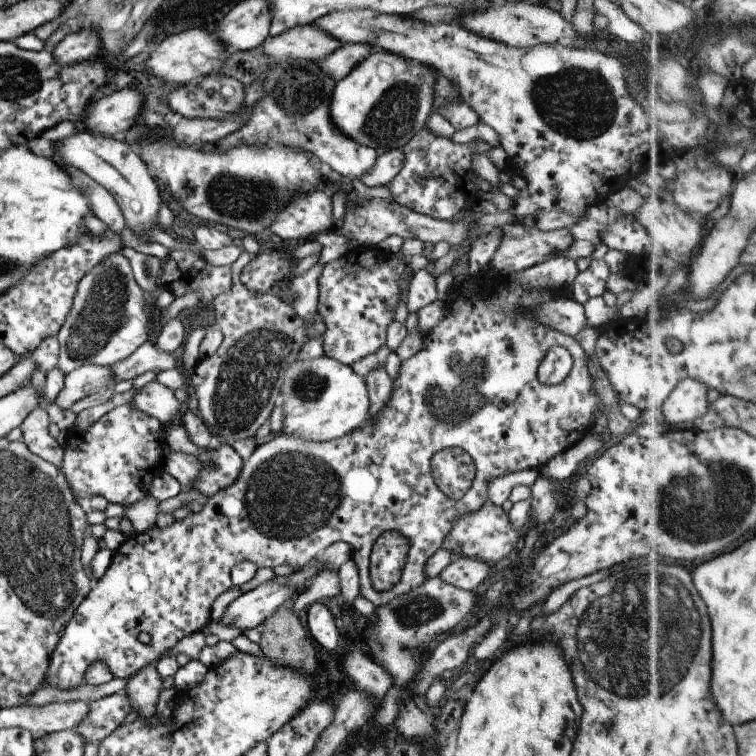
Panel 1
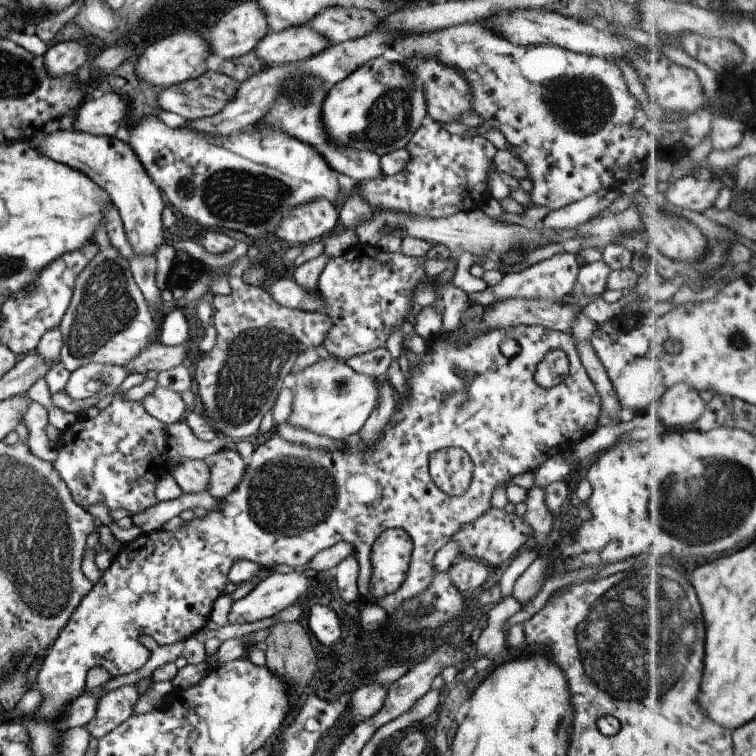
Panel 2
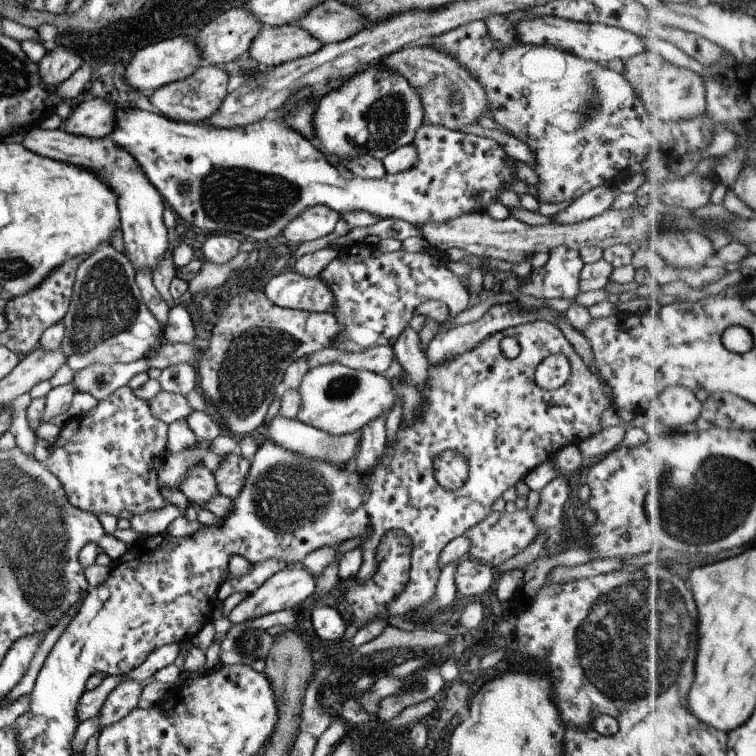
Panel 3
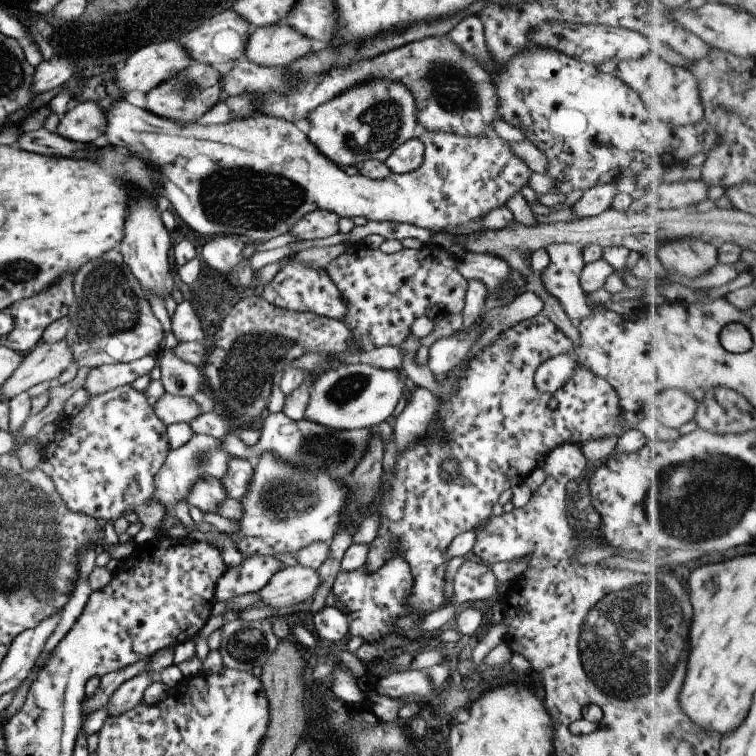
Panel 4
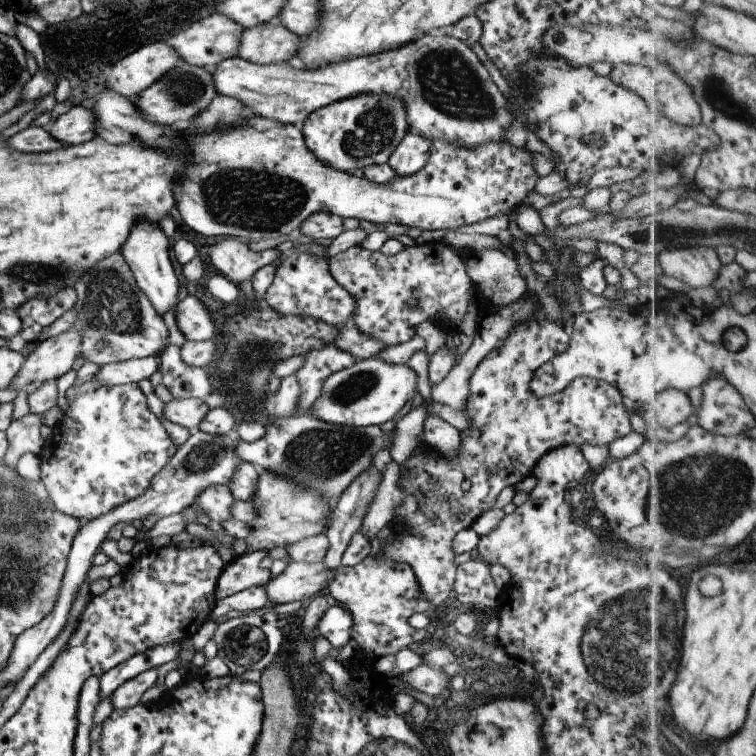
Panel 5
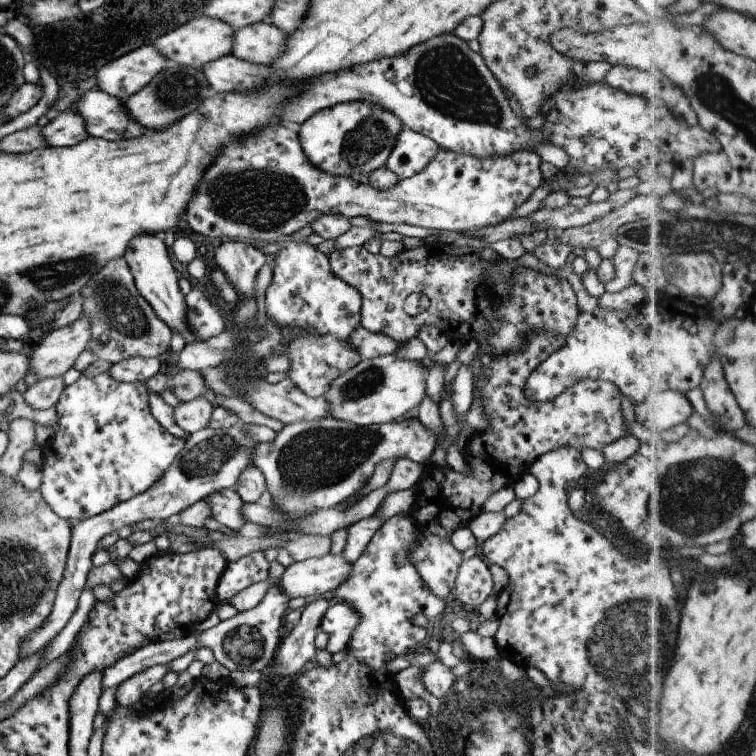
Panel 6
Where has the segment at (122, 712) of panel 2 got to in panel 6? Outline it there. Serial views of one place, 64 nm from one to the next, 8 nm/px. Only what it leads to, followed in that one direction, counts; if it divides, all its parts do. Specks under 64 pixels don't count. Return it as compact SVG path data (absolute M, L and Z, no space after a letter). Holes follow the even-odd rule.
M151 666L134 674L117 687L118 706L129 707L143 699L143 695L150 690L158 680L163 680L168 672L168 666Z

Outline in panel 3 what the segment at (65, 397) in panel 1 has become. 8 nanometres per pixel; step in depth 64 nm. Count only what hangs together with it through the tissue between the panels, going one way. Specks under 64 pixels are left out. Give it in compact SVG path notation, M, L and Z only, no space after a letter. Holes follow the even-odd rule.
M146 357L128 364L92 364L75 372L71 383L77 393L92 394L99 401L108 398L112 392L126 386L136 374L147 372L149 368Z

